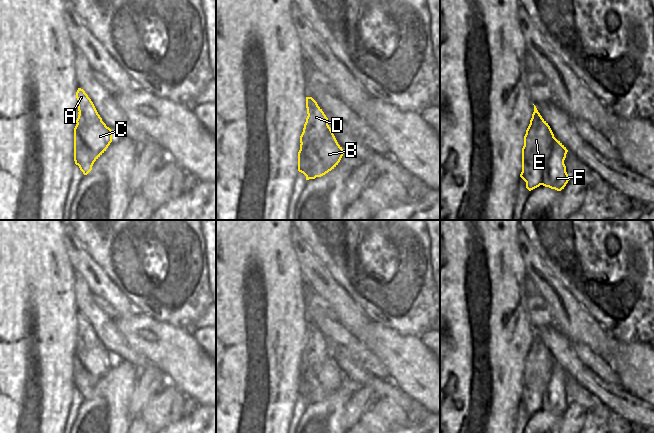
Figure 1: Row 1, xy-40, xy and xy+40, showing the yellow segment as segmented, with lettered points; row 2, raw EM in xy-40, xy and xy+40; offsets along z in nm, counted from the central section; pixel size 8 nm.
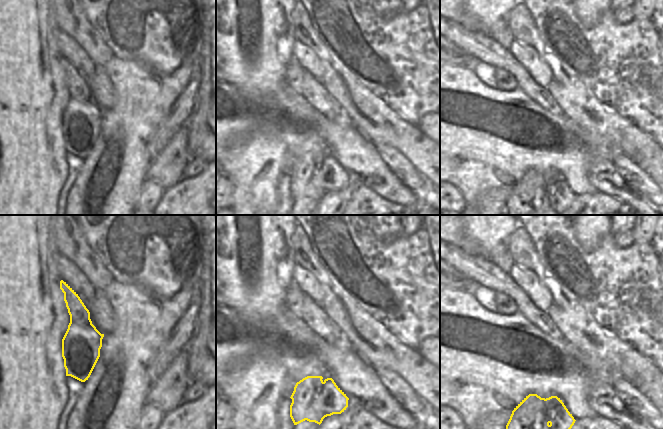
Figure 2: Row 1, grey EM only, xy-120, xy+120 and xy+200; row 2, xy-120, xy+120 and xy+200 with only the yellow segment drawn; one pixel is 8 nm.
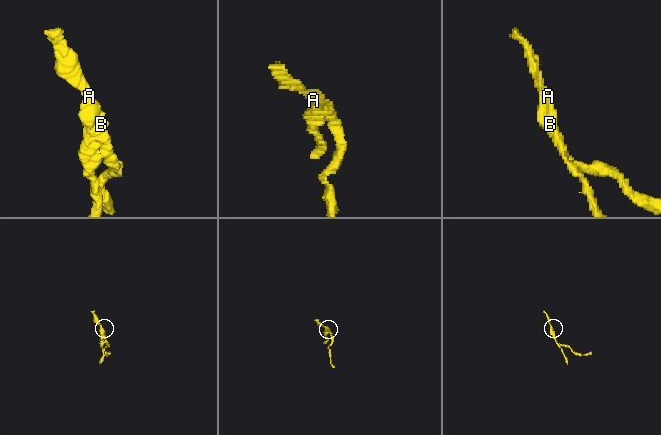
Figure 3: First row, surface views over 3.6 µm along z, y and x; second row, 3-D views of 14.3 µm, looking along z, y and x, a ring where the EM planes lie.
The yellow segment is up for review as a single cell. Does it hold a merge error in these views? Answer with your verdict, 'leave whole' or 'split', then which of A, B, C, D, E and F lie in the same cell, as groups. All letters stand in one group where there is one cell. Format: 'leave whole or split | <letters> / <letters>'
split | A D E / B C F

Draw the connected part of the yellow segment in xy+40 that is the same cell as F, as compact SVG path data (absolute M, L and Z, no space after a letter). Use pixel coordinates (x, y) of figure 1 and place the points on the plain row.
M554 362L550 380L542 394L541 409L557 415L564 413L570 404L564 388L567 376L566 371Z

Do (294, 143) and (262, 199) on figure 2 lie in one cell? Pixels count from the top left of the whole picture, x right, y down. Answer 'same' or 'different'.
different

